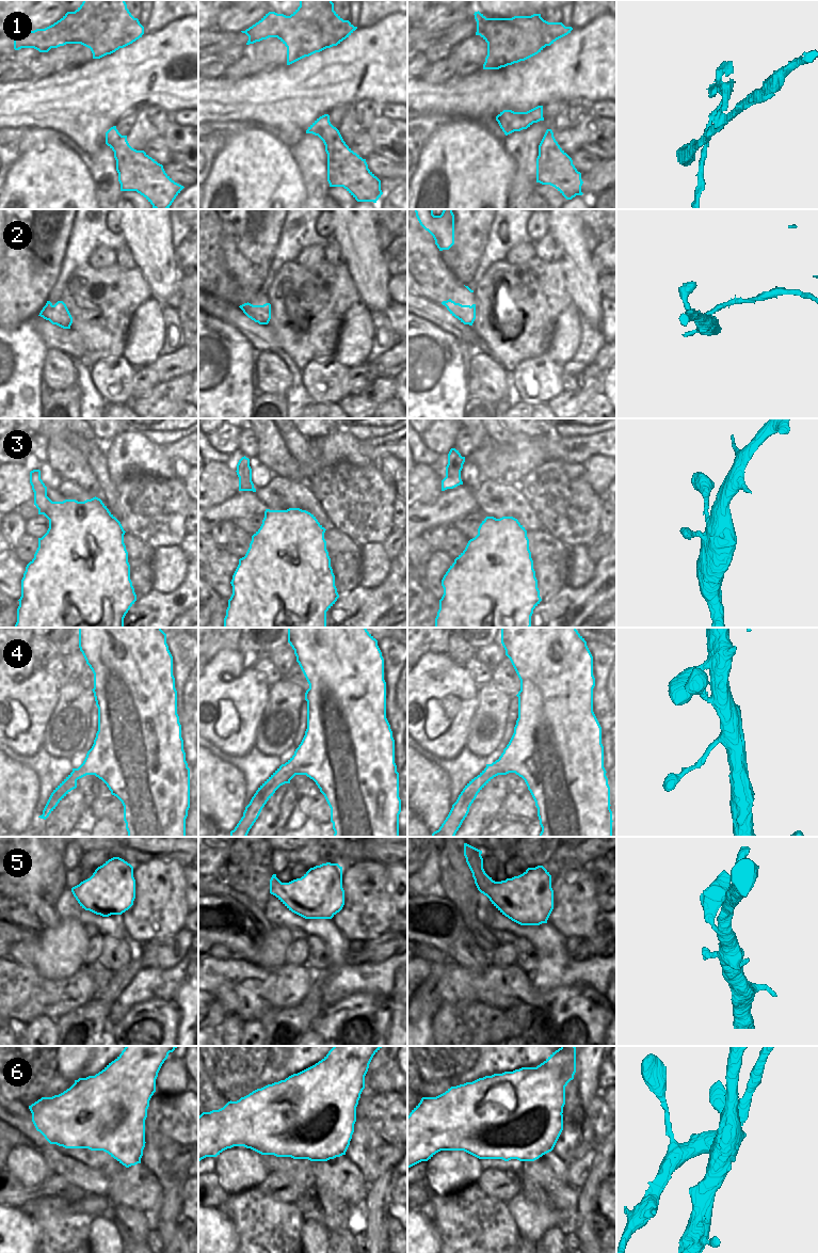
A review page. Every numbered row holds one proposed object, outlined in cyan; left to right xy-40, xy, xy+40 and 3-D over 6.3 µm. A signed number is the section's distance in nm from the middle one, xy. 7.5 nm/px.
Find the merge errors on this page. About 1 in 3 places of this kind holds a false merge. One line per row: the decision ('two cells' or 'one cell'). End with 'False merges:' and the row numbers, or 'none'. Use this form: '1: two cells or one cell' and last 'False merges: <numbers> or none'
1: two cells
2: two cells
3: one cell
4: one cell
5: one cell
6: two cells
False merges: 1, 2, 6

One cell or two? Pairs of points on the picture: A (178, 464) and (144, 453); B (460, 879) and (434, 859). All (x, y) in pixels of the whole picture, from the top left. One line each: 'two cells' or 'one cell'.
A: two cells
B: two cells

